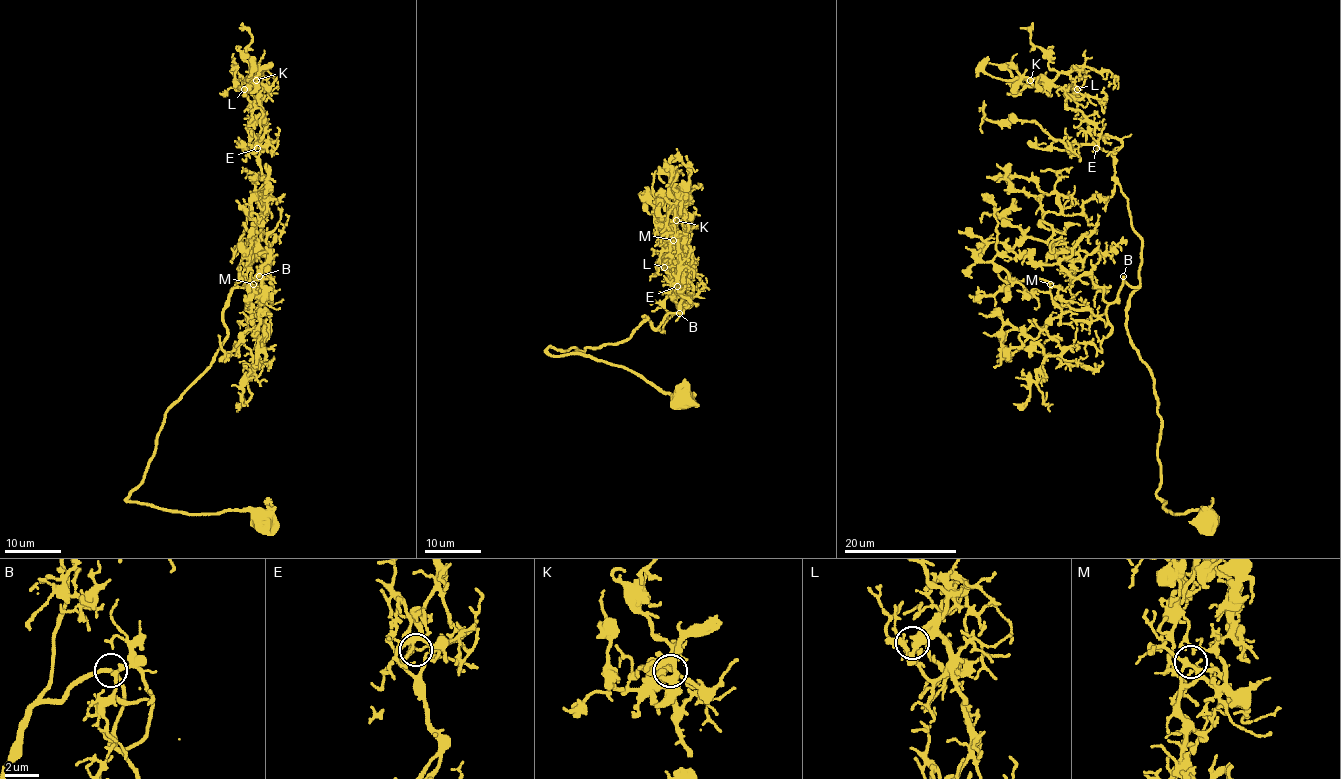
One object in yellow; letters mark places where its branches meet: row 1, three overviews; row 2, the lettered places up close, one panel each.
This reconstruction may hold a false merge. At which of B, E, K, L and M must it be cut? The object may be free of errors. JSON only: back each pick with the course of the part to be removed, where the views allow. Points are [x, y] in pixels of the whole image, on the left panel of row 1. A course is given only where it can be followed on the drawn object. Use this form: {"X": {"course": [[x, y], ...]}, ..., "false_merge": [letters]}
{"false_merge": []}

